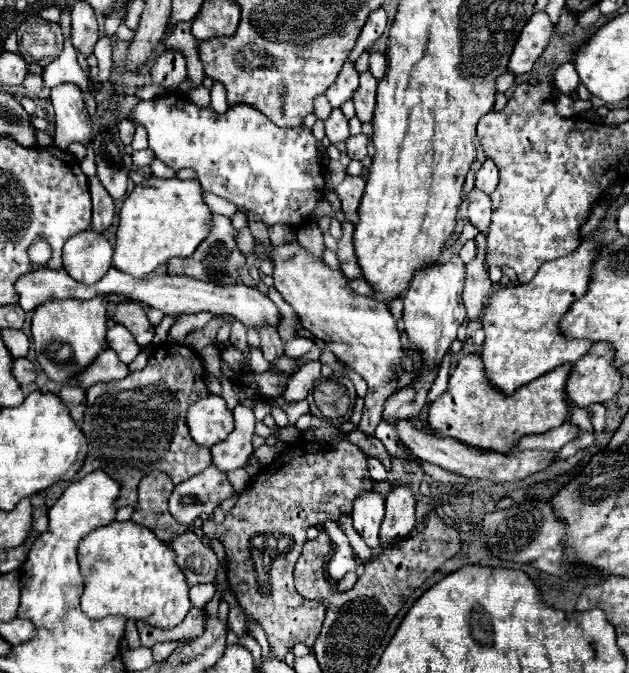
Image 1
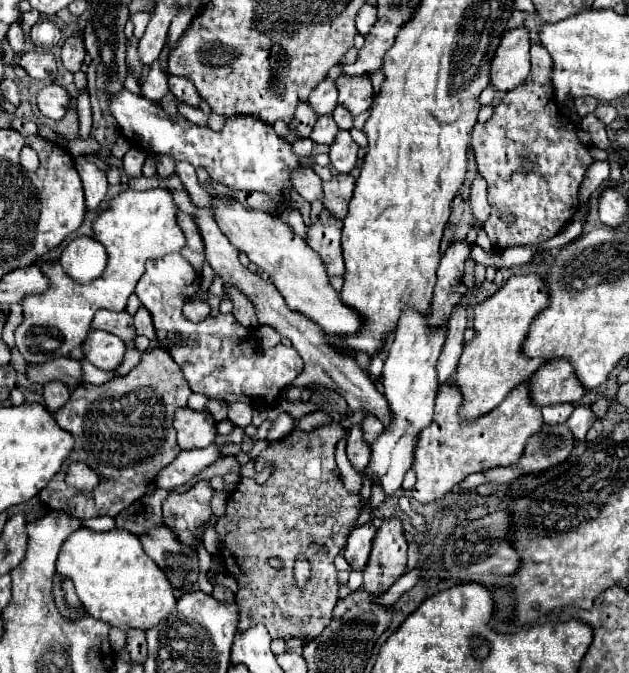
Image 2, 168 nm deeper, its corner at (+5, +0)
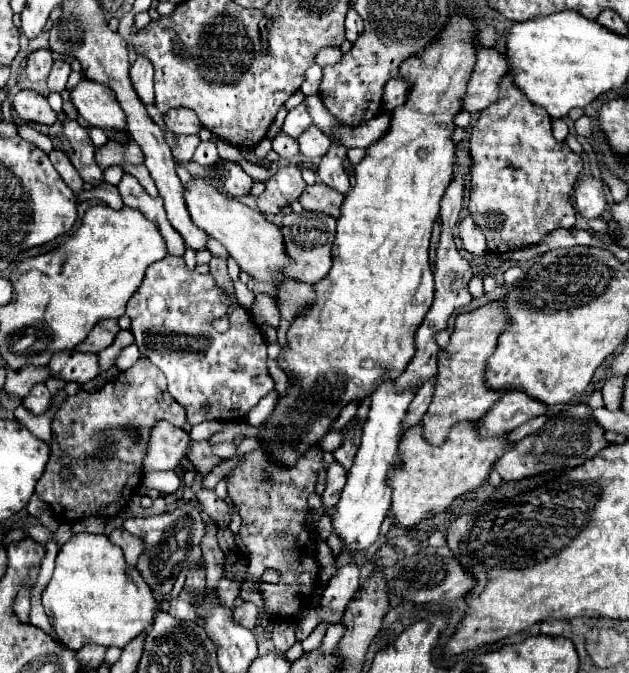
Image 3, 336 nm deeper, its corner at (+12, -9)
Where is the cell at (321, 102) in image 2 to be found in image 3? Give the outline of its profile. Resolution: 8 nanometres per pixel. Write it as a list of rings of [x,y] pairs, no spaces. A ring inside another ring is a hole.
[[[302,102],[300,106],[296,106],[294,110],[288,112],[282,130],[284,130],[288,136],[298,138],[308,126],[312,126],[312,116],[308,116],[308,108],[304,108],[304,102]]]

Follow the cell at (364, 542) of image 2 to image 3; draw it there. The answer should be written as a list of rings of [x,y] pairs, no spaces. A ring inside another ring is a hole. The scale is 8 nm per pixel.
[[[346,562],[338,568],[338,572],[330,578],[322,592],[322,614],[320,620],[340,622],[346,604],[354,598],[360,588],[360,566],[354,562]]]

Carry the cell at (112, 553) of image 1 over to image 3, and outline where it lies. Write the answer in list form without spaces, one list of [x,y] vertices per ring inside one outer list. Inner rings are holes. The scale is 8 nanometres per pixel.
[[[74,534],[60,548],[56,556],[54,576],[42,592],[42,604],[52,628],[56,630],[60,640],[72,650],[80,650],[84,644],[124,648],[130,640],[152,628],[154,616],[158,612],[158,602],[152,596],[152,590],[148,588],[148,584],[144,584],[144,578],[136,572],[136,568],[126,564],[122,550],[106,536],[96,534]]]

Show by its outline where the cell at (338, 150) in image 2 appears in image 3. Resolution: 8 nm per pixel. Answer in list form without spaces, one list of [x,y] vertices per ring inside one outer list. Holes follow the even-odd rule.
[[[332,144],[328,152],[320,158],[320,164],[316,170],[324,184],[328,184],[330,188],[342,194],[350,190],[350,180],[344,168],[344,160],[346,160],[346,148],[340,144]]]

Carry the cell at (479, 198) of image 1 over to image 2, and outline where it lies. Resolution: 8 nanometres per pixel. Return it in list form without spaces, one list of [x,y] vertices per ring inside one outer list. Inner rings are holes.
[[[477,265],[477,287],[473,291],[469,291],[467,299],[461,303],[459,309],[455,309],[455,313],[449,319],[443,351],[441,351],[439,361],[437,361],[437,381],[439,381],[439,385],[447,383],[449,377],[453,375],[455,367],[457,367],[457,361],[459,361],[459,355],[461,355],[461,347],[465,343],[463,341],[463,331],[465,331],[465,323],[467,323],[465,311],[467,311],[467,305],[471,303],[471,299],[475,297],[475,293],[477,293],[477,289],[479,289],[483,279],[485,279],[485,267]]]

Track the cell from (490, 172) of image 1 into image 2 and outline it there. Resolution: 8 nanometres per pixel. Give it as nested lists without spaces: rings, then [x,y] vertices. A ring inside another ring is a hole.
[[[477,175],[477,179],[471,185],[471,195],[469,195],[469,205],[473,211],[473,217],[479,225],[483,225],[491,213],[491,207],[487,203],[487,183],[483,183],[483,177]]]

